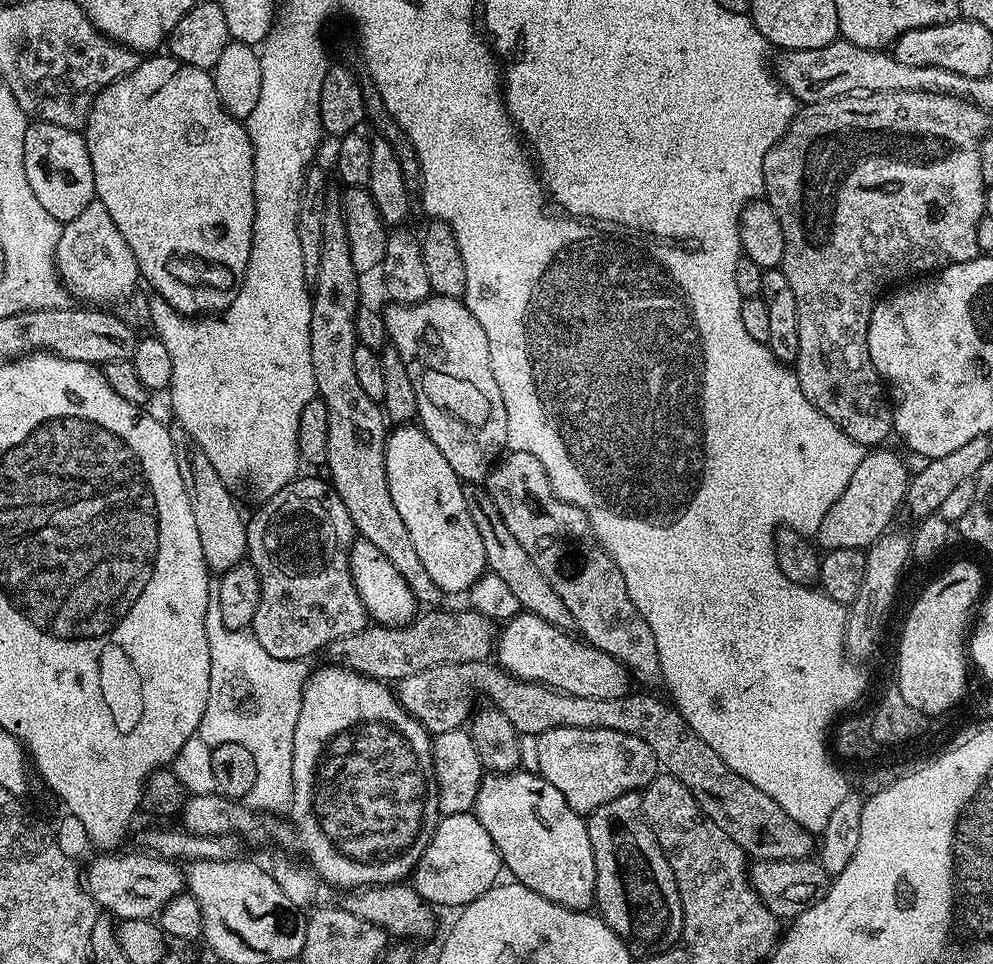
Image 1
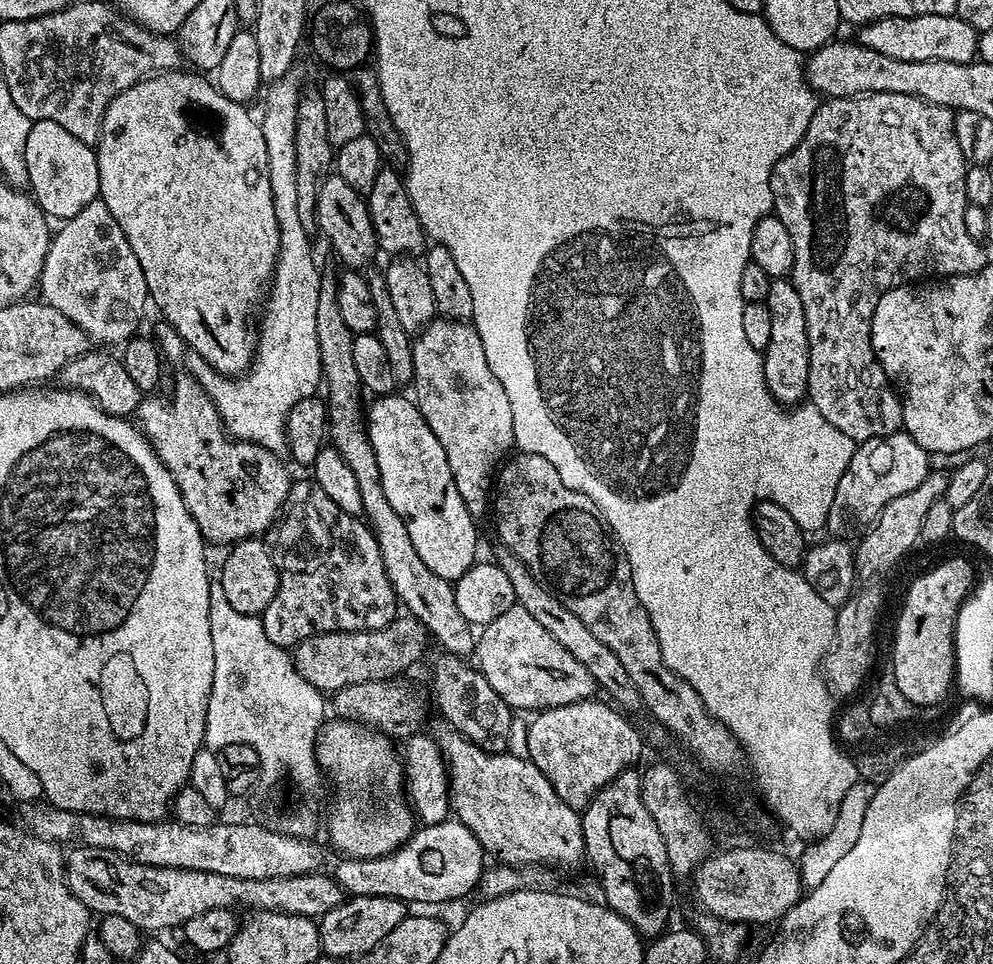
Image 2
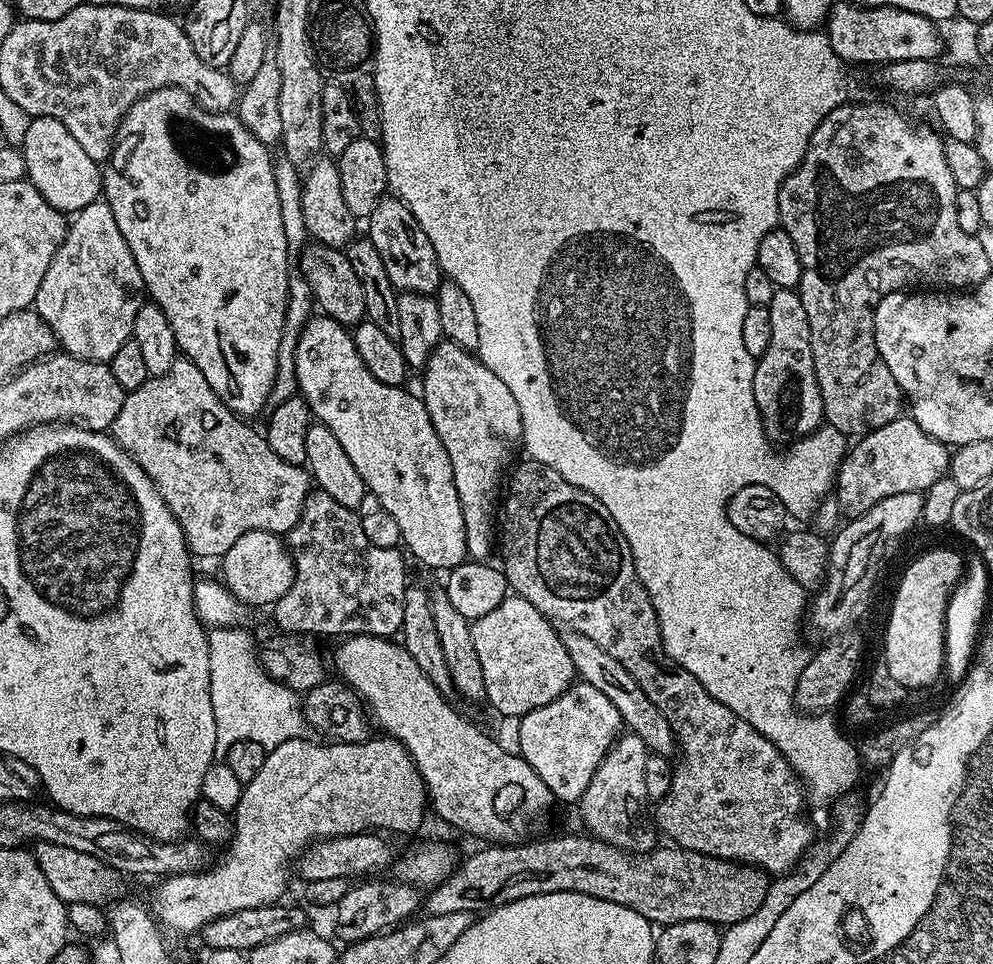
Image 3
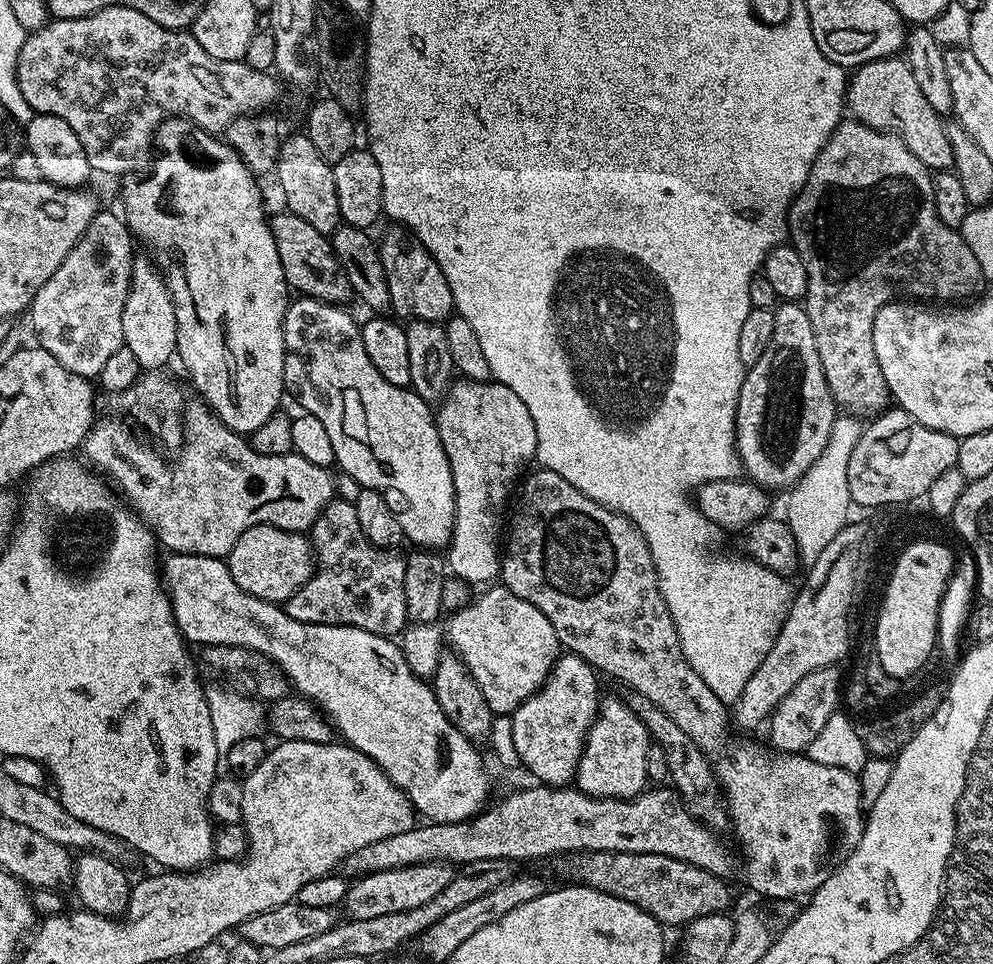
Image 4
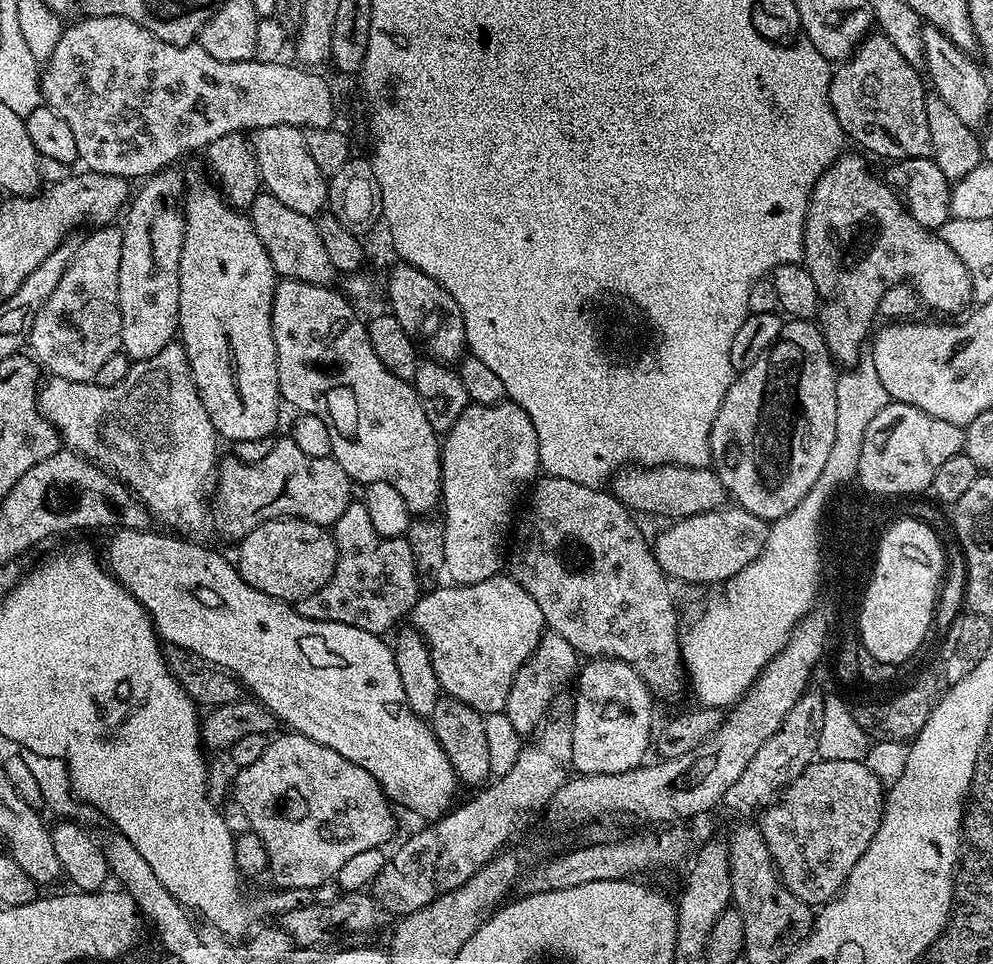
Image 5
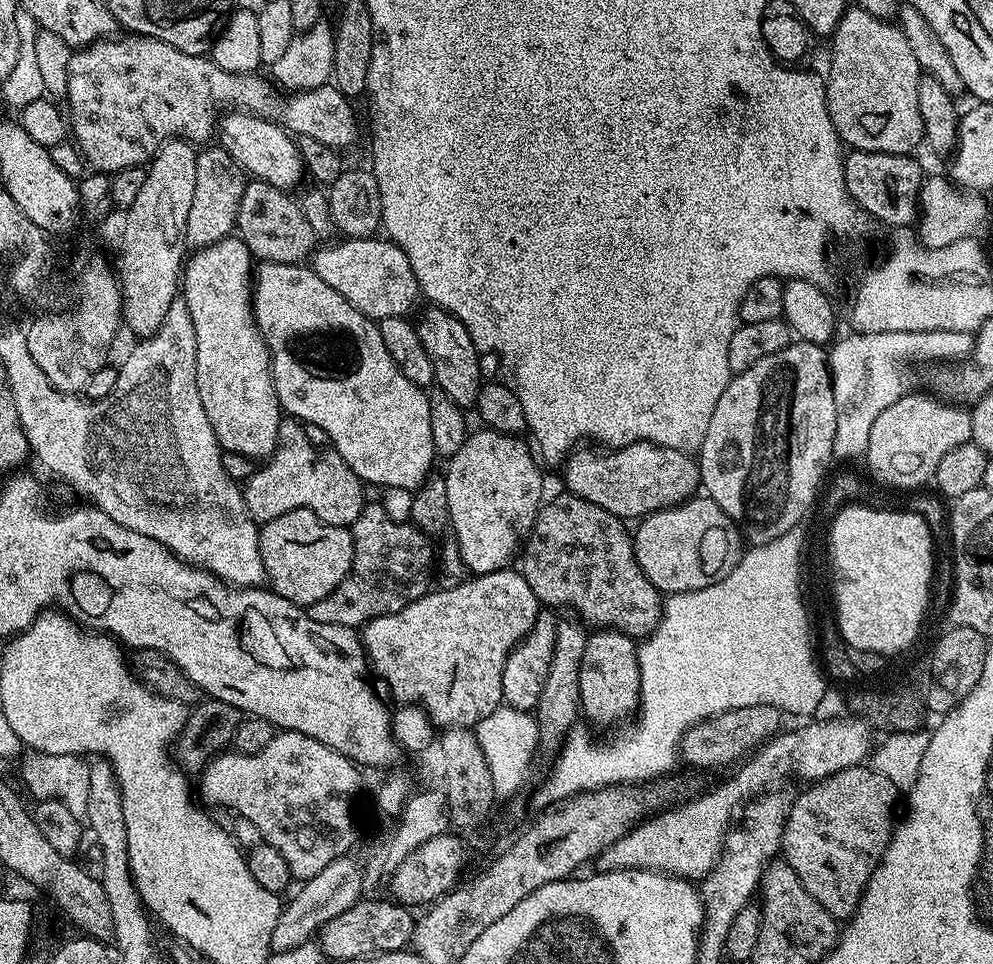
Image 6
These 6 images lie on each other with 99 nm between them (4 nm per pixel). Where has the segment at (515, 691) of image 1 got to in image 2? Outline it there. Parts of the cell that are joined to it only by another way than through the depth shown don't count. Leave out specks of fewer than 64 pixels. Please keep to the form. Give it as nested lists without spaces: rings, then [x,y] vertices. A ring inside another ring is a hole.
[[[393,678],[348,684],[331,693],[331,711],[336,711],[333,713],[341,720],[354,720],[358,724],[366,724],[393,738],[417,735],[424,724],[424,696],[420,692],[411,692],[402,681],[403,679]]]

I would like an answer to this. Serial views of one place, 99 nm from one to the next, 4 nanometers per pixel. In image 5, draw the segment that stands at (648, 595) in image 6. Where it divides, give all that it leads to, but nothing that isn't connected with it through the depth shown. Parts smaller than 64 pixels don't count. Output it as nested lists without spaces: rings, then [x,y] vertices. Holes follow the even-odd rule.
[[[545,475],[531,485],[523,508],[510,536],[506,572],[538,602],[545,625],[562,634],[581,657],[605,656],[629,664],[657,701],[668,700],[680,687],[685,687],[686,676],[680,658],[682,623],[676,617],[676,604],[668,589],[670,580],[660,571],[649,541],[644,541],[626,505],[611,491]]]

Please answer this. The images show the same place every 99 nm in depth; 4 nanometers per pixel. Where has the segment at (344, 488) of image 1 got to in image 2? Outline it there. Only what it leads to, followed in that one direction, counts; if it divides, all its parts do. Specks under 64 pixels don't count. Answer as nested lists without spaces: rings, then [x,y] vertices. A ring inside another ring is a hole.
[[[325,275],[320,281],[320,293],[318,294],[318,350],[320,351],[320,371],[322,373],[322,384],[326,389],[328,387],[328,396],[326,403],[328,406],[328,427],[330,429],[330,444],[336,448],[338,454],[345,459],[346,465],[350,466],[351,473],[354,474],[355,481],[358,482],[359,493],[362,494],[362,513],[372,533],[376,536],[378,550],[382,550],[382,566],[386,566],[386,578],[390,578],[390,586],[394,586],[397,601],[406,607],[407,615],[414,617],[422,626],[427,629],[431,639],[440,643],[439,647],[443,651],[449,652],[452,656],[468,658],[475,653],[477,633],[469,622],[462,616],[458,605],[455,602],[455,590],[453,581],[446,578],[438,578],[426,562],[422,562],[422,557],[418,550],[414,550],[414,542],[410,542],[410,533],[406,530],[406,522],[398,518],[398,513],[394,511],[394,506],[386,499],[386,493],[382,491],[382,482],[378,474],[378,460],[374,458],[372,443],[368,441],[368,425],[366,423],[366,404],[360,401],[362,389],[360,379],[358,378],[358,369],[354,366],[354,346],[352,345],[353,333],[342,322],[342,314],[338,314],[338,298],[336,297],[335,275]]]

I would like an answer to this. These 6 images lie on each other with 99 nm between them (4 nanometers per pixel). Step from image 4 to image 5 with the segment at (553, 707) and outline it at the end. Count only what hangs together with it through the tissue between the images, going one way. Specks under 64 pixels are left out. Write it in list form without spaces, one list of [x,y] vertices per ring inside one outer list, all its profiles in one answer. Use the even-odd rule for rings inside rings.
[[[548,630],[538,642],[534,654],[520,667],[518,674],[512,679],[508,691],[508,700],[504,704],[504,715],[510,718],[510,726],[514,726],[516,735],[528,738],[539,729],[542,721],[549,715],[548,707],[556,696],[556,691],[563,684],[571,685],[578,672],[578,653],[562,634]]]

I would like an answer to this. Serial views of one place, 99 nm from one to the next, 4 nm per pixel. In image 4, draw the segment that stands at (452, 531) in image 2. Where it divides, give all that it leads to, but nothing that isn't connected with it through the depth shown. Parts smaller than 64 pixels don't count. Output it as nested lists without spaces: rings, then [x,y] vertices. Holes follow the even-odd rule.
[[[300,296],[293,299],[288,305],[284,315],[284,382],[289,393],[296,395],[296,400],[301,404],[303,411],[322,422],[326,426],[327,435],[333,446],[335,463],[340,466],[339,471],[345,476],[354,478],[360,484],[361,489],[377,488],[384,495],[384,504],[392,511],[398,527],[404,531],[406,539],[420,550],[440,550],[447,545],[452,538],[454,526],[454,478],[450,474],[450,462],[446,458],[446,450],[442,446],[442,438],[436,429],[436,417],[428,403],[412,391],[411,387],[399,388],[394,382],[386,382],[378,370],[374,370],[374,362],[366,355],[366,346],[362,346],[362,334],[358,320],[348,313],[347,307],[339,304],[327,304],[321,300],[312,300],[309,296]]]

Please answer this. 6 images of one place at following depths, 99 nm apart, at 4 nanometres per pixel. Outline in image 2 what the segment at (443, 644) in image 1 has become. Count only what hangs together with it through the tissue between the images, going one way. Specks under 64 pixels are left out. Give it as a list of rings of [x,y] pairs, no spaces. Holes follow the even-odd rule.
[[[404,614],[385,628],[369,632],[320,632],[291,649],[298,674],[323,694],[331,694],[348,684],[391,680],[412,668],[424,656],[430,635],[414,617]]]

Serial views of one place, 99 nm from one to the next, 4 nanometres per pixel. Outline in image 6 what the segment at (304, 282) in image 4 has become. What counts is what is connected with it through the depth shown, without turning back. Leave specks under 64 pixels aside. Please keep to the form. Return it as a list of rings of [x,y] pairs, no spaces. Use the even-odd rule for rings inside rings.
[[[252,178],[245,183],[244,189],[242,190],[242,202],[238,206],[238,214],[236,215],[235,231],[238,233],[239,239],[243,240],[244,244],[251,250],[253,257],[255,257],[257,261],[270,264],[304,264],[317,247],[318,238],[314,234],[314,230],[310,230],[310,222],[306,222],[306,218],[302,218],[302,210],[300,209],[299,203],[297,203],[295,199],[291,200],[288,196],[291,195],[289,195],[285,189],[272,186],[270,182],[266,182],[265,180]]]

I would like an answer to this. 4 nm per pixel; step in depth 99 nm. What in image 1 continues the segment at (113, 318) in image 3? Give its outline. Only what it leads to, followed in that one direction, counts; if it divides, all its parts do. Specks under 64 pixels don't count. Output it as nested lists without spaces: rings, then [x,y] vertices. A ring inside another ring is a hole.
[[[95,198],[78,218],[61,227],[56,247],[56,270],[69,293],[80,299],[77,301],[92,306],[112,306],[110,304],[115,300],[131,297],[132,287],[141,279],[140,267],[130,246],[126,246],[126,238],[122,238],[122,230],[114,226],[110,210]]]

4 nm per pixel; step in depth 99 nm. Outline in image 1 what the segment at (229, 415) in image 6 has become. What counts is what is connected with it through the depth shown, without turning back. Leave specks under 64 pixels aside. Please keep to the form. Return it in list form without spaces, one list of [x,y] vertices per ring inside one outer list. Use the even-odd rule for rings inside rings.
[[[152,54],[141,59],[136,68],[113,84],[107,84],[100,89],[92,109],[88,115],[88,123],[82,135],[90,162],[94,166],[94,186],[96,187],[95,199],[110,210],[110,218],[114,218],[114,226],[122,230],[122,238],[126,238],[126,246],[134,254],[140,267],[141,277],[153,289],[155,295],[160,296],[174,310],[183,312],[185,316],[195,317],[197,314],[219,314],[238,298],[238,290],[244,281],[246,266],[250,262],[252,249],[252,235],[254,234],[254,218],[256,210],[256,195],[254,194],[254,150],[248,137],[248,129],[241,121],[234,119],[222,106],[218,98],[218,90],[214,90],[212,73],[207,68],[183,64],[167,54]]]

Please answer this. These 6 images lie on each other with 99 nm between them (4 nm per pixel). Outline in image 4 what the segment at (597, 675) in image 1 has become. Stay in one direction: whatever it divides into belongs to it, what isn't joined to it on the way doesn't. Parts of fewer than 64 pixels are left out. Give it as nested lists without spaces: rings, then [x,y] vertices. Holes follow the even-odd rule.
[[[496,586],[485,587],[477,600],[469,599],[448,616],[446,640],[456,647],[455,655],[478,682],[478,690],[482,690],[492,713],[506,716],[541,688],[556,665],[556,657],[561,655],[562,645],[542,610],[506,587],[492,587]]]

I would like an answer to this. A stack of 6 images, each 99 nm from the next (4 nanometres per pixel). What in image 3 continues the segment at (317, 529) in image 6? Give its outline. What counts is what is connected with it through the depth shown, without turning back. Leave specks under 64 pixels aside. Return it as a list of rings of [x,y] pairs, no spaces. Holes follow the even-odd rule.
[[[250,530],[226,550],[222,558],[224,564],[224,576],[222,583],[224,587],[230,589],[241,602],[246,606],[252,604],[256,608],[275,606],[290,590],[294,582],[296,568],[292,565],[292,553],[288,550],[288,545],[275,532],[266,530]]]

